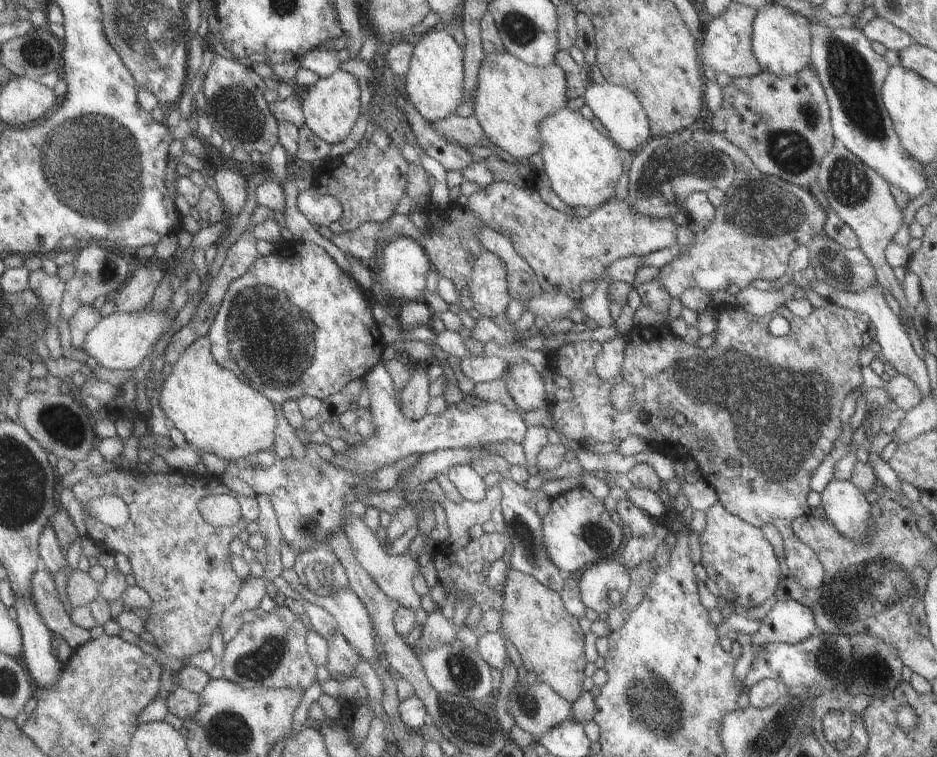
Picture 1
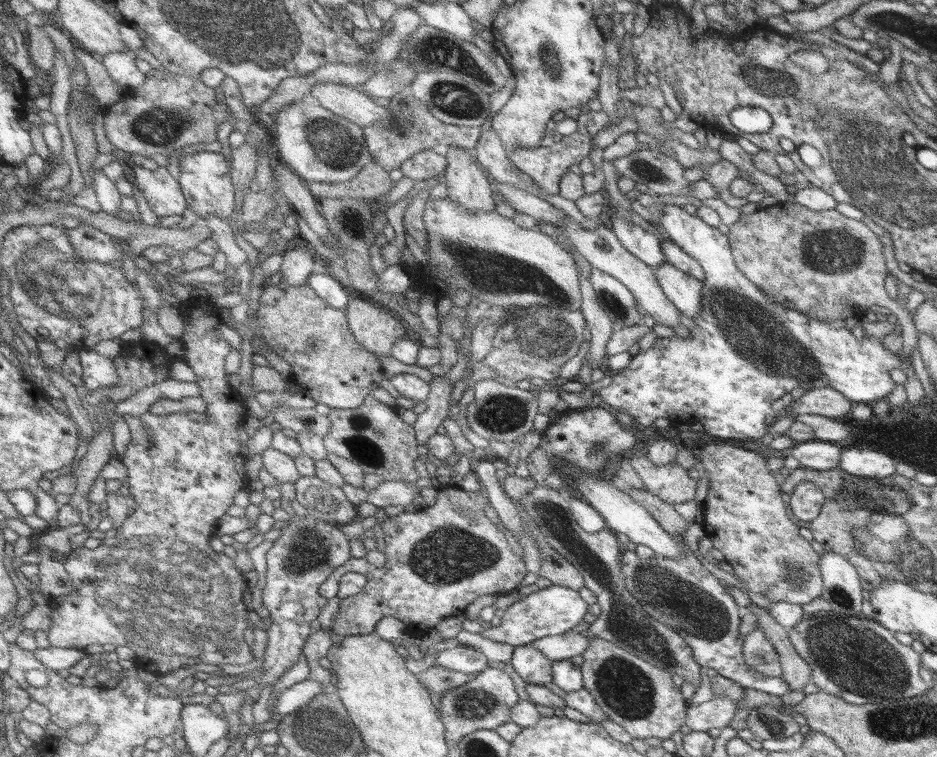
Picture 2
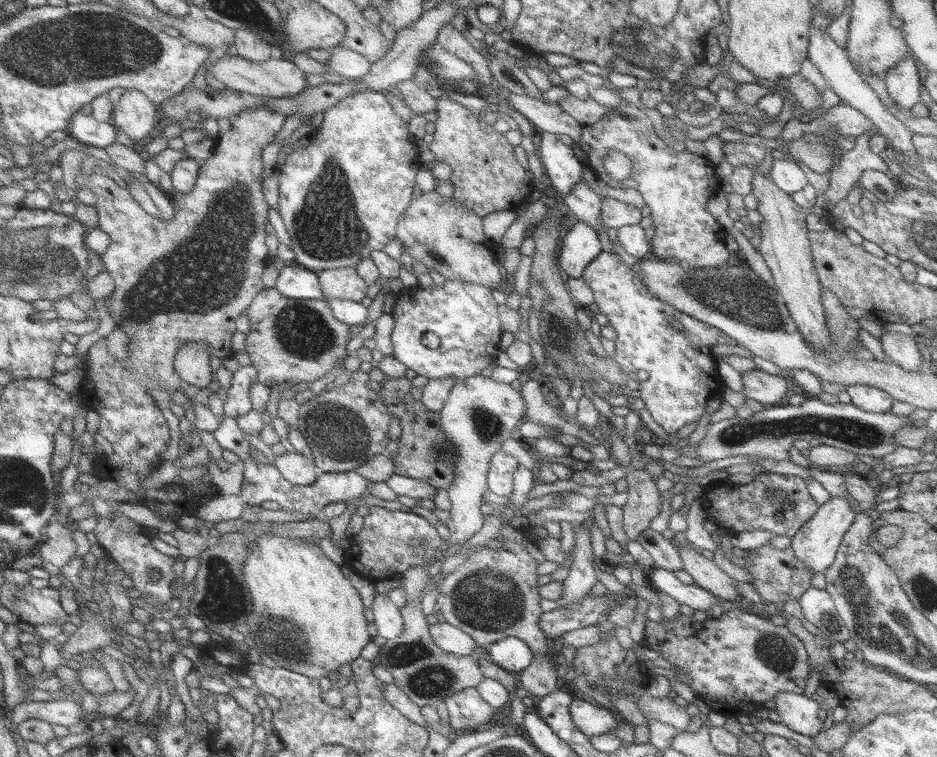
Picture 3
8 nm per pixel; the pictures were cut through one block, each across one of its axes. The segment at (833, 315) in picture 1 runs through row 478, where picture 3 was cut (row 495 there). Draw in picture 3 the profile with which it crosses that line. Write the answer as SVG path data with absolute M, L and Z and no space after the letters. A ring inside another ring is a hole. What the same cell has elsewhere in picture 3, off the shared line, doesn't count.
M761 472L753 481L736 485L728 480L709 483L703 487L700 504L705 516L722 529L731 533L767 530L771 535L791 538L797 529L811 518L819 504L808 493L805 481L793 475ZM775 514L783 514L783 521L775 521Z

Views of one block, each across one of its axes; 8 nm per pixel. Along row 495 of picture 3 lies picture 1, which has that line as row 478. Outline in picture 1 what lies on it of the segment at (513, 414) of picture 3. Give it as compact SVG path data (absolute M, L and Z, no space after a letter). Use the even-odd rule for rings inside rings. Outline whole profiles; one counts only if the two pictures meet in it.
M459 464L449 468L447 472L449 480L459 489L465 500L477 502L485 496L486 489L490 485L488 479L484 479L476 473L471 465Z

